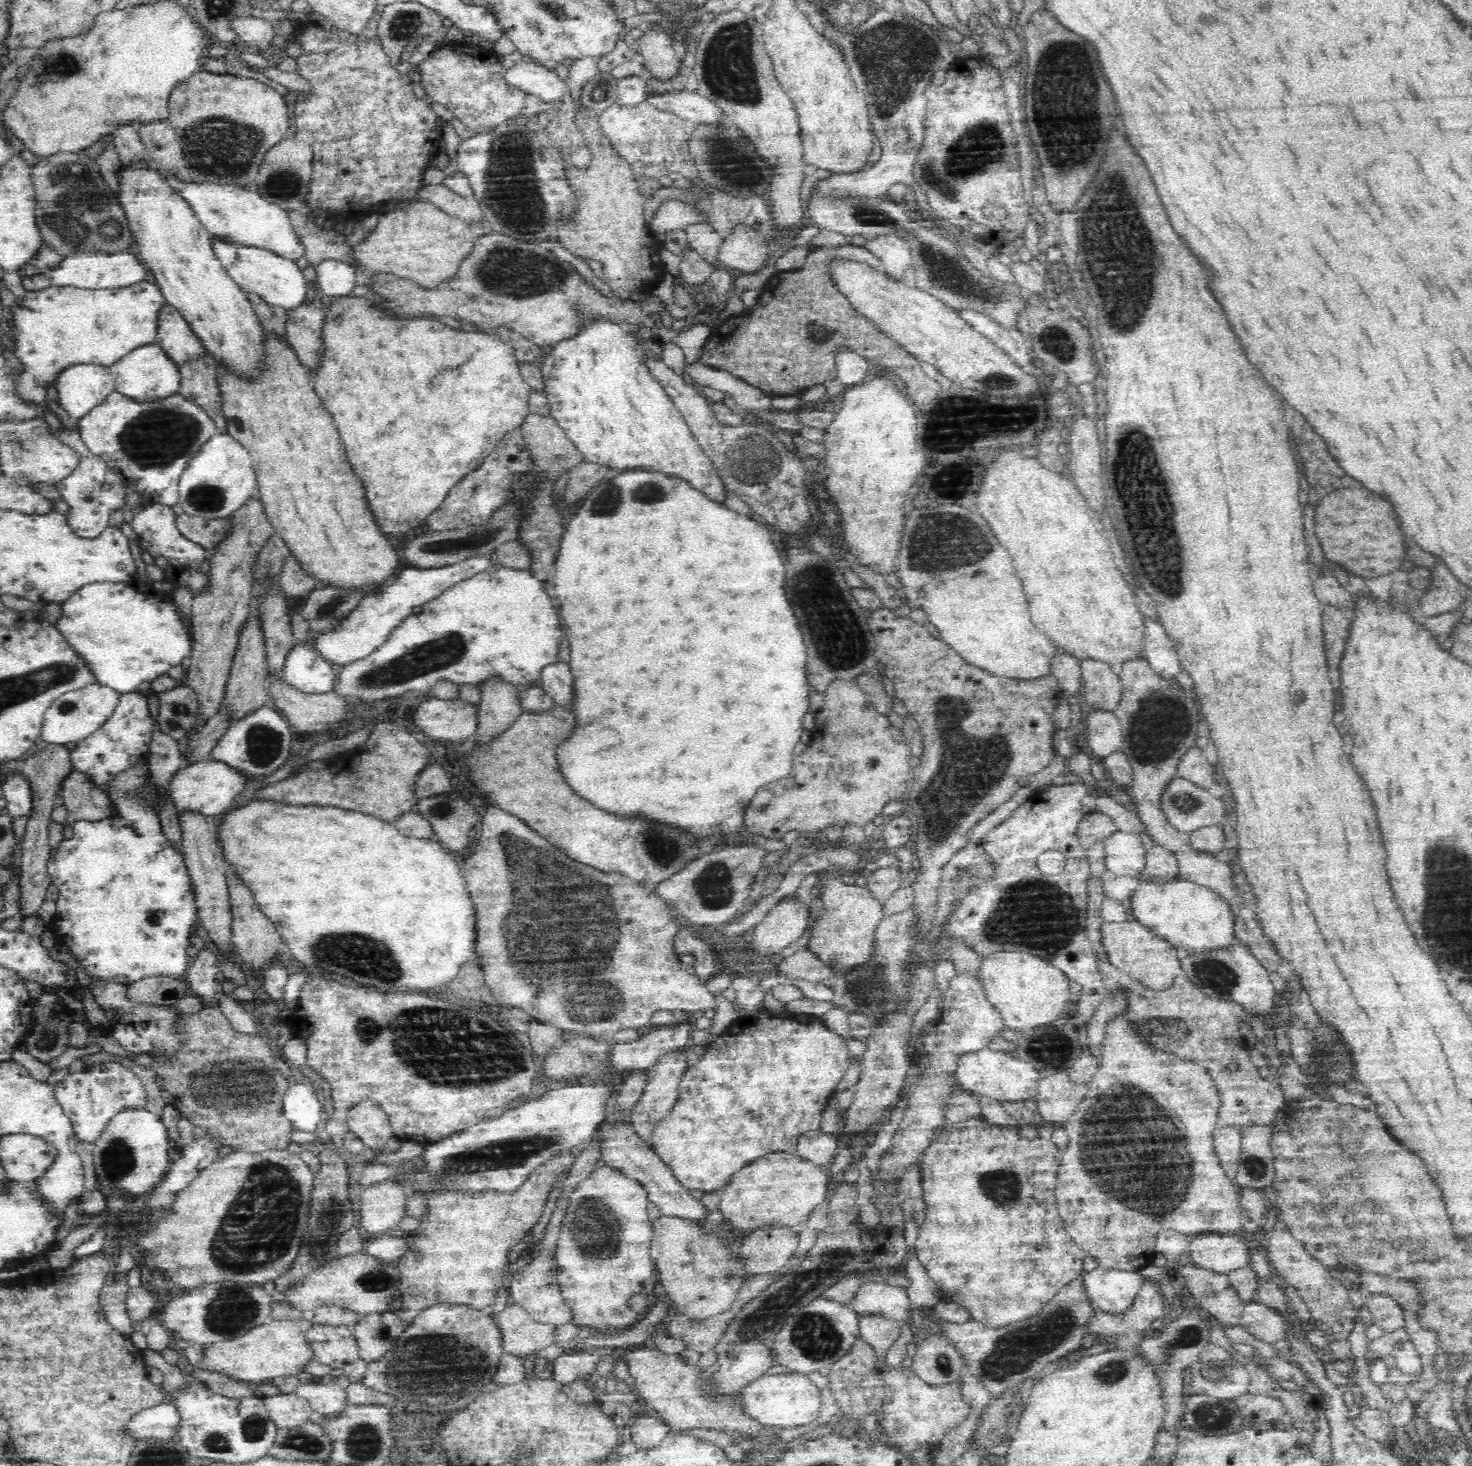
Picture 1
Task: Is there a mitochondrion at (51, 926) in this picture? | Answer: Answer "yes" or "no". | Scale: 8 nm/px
no

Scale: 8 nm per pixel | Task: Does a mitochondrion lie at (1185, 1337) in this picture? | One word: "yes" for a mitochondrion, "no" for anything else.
yes

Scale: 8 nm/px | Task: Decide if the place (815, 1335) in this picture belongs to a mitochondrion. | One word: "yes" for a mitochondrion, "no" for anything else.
yes

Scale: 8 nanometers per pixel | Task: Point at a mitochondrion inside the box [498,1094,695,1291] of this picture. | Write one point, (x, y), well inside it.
(596, 1226)

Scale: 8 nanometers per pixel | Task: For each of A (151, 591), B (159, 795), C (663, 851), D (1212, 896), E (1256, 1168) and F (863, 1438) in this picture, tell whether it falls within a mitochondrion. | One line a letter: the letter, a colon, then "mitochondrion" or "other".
A: other
B: other
C: mitochondrion
D: other
E: mitochondrion
F: other

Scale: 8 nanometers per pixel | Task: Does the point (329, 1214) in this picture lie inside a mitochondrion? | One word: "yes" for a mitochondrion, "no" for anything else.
yes

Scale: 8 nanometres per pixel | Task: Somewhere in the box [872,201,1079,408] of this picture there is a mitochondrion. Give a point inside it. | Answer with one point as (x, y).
(1053, 344)

